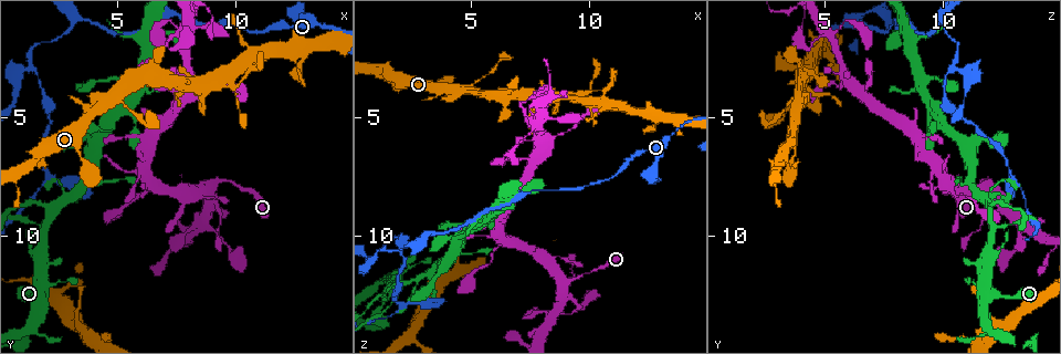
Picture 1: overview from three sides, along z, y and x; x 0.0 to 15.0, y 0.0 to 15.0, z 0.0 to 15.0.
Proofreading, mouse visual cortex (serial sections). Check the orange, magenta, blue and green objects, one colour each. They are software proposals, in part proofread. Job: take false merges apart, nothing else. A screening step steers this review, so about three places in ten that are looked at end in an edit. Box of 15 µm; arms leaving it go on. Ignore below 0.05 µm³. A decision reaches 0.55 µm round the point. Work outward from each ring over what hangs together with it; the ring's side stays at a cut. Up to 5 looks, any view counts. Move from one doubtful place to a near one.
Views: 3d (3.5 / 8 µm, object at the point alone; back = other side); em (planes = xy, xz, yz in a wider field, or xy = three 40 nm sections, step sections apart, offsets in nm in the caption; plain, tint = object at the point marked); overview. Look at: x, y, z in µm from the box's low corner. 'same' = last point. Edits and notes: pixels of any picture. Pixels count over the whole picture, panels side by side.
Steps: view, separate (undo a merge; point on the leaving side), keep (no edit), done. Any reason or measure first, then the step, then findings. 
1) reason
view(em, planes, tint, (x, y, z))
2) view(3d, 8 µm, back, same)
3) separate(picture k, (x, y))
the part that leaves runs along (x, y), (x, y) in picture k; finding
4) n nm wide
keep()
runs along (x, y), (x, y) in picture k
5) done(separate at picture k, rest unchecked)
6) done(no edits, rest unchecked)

small branch off a trunk
view(3d, 8 µm, (10.7, 2.7, 4.2))

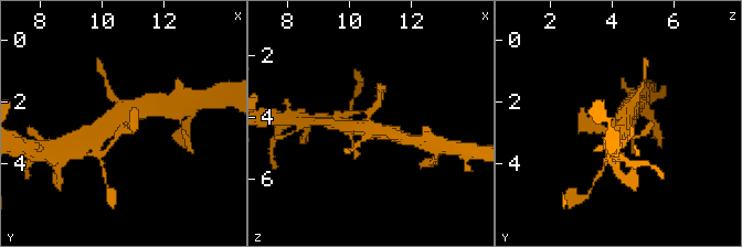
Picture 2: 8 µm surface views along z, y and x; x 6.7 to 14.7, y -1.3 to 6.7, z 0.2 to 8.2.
zoom in
view(3d, 3.5 µm, back, (10.6, 2.7, 4.1))

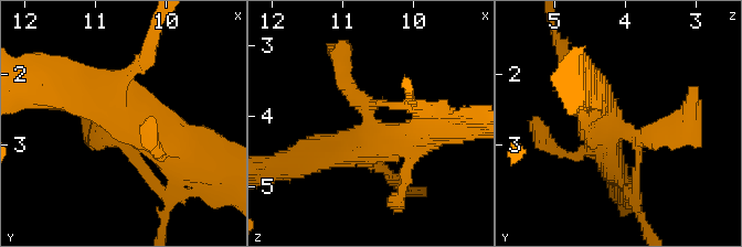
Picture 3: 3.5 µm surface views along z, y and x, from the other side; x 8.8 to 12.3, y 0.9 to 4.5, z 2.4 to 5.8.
shape alone is not enough
view(em, xy, step 2, tint, (10.60, 2.70, 4.15))

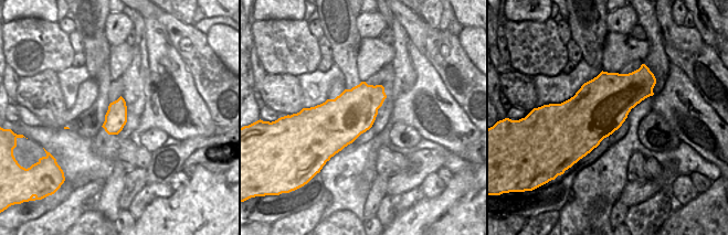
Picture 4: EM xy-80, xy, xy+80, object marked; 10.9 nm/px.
keep()
runs along (192, 161), (120, 107), (66, 94) in picture 3; continuous, no second cell

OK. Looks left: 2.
sharp bend
view(3d, 8 µm, (10.1, 4.9, 3.3))

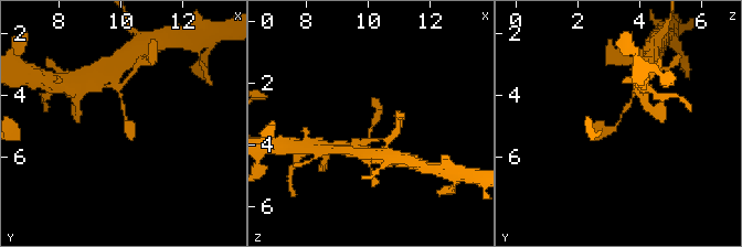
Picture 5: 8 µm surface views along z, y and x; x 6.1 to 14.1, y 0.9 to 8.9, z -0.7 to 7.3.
need the tissue
view(em, xy, step 5, tint, (10.2, 4.8, 3.4))

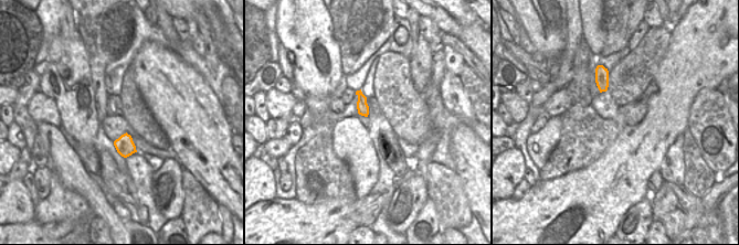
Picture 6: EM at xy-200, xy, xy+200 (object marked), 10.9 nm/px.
130 nm wide
keep()
runs along (634, 94), (613, 129), (595, 127) in picture 5; continuous, no second cell

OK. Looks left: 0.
done(no edits, rest unchecked)

